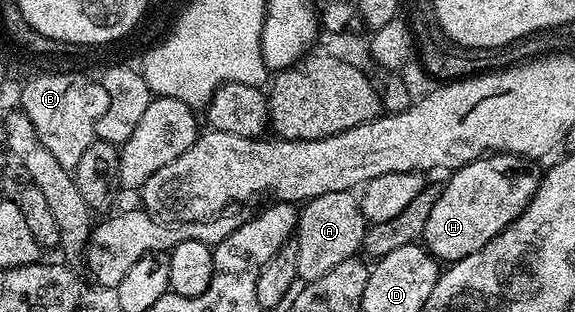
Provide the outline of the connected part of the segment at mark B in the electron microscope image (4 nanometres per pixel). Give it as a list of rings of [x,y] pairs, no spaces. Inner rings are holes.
[[[38,74],[22,86],[20,109],[32,120],[40,144],[56,158],[60,168],[71,172],[80,164],[80,156],[95,142],[96,122],[108,108],[108,93],[101,81],[86,74]]]

